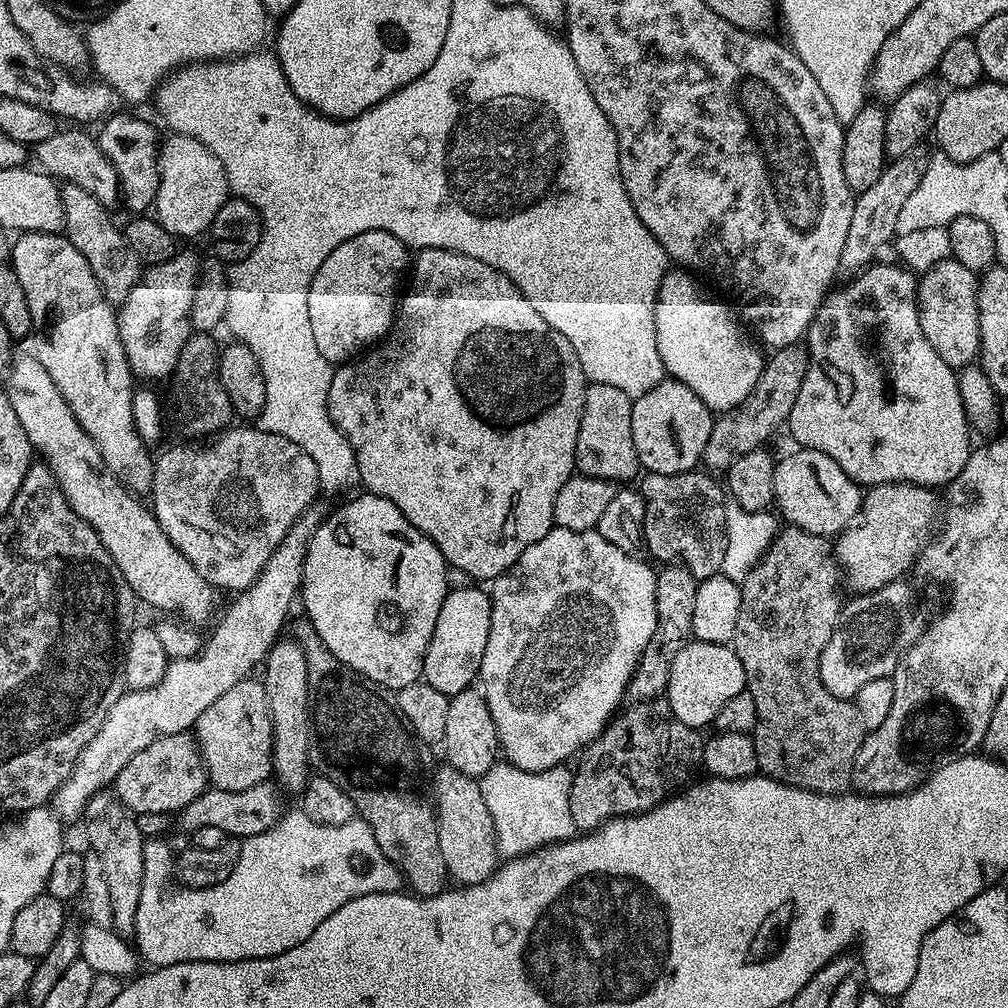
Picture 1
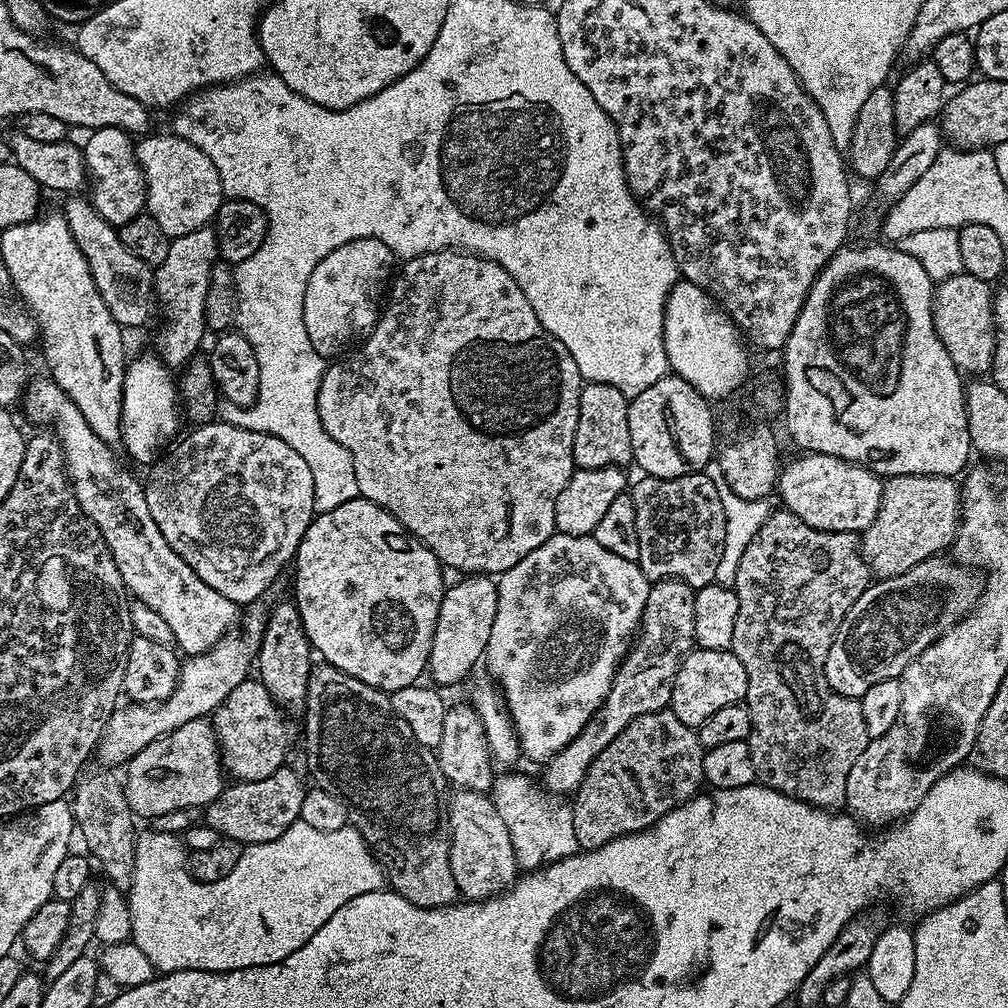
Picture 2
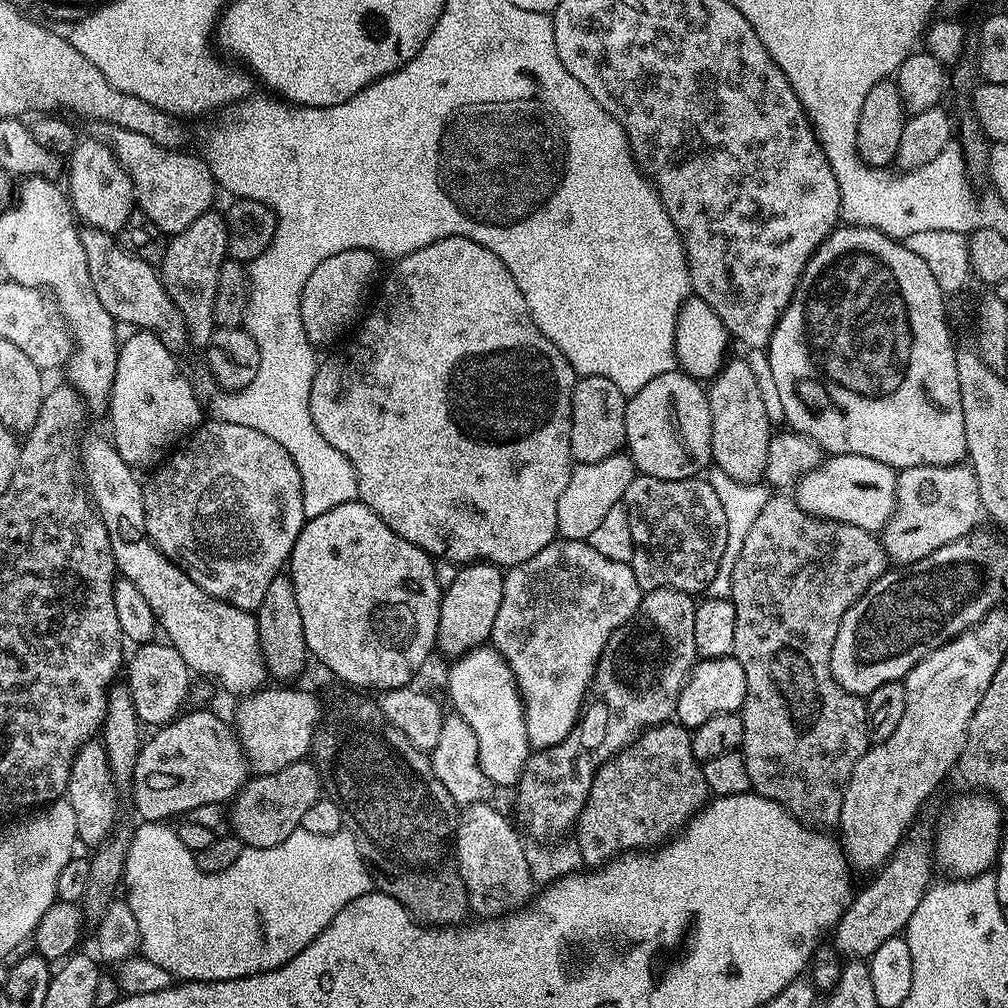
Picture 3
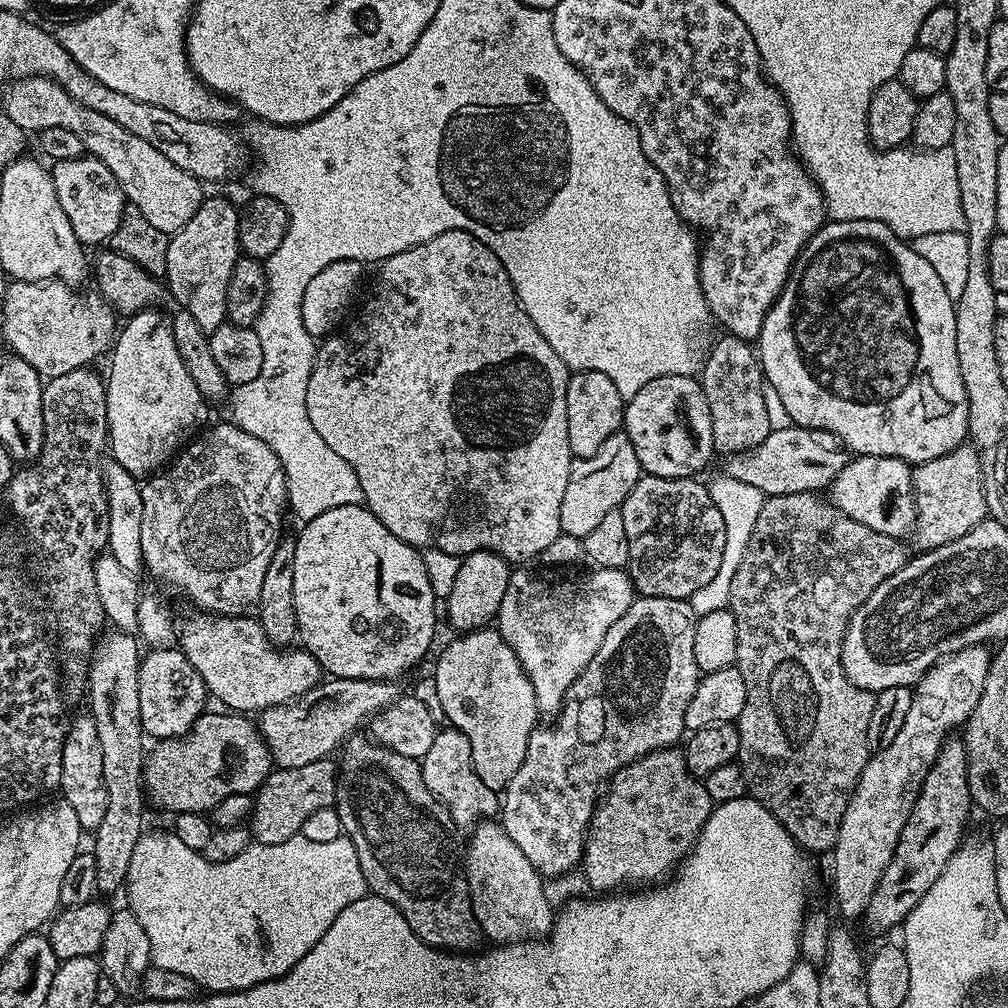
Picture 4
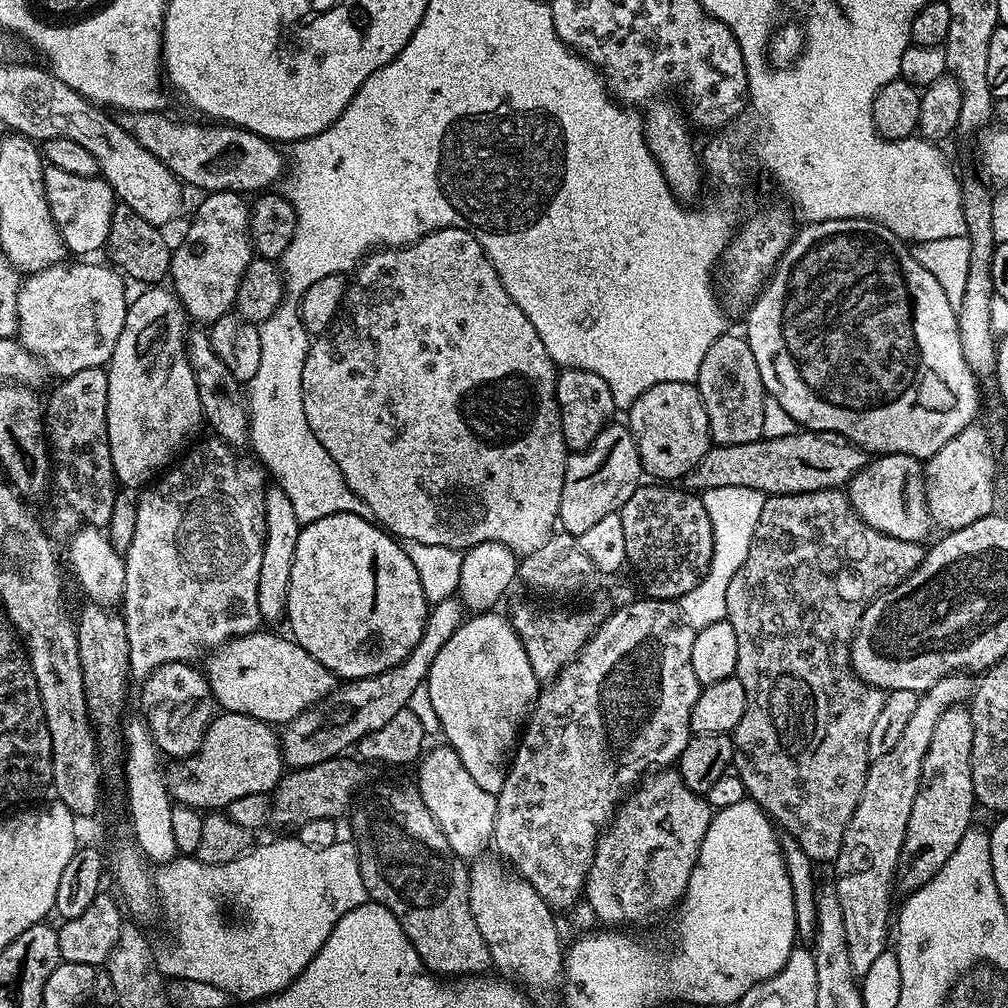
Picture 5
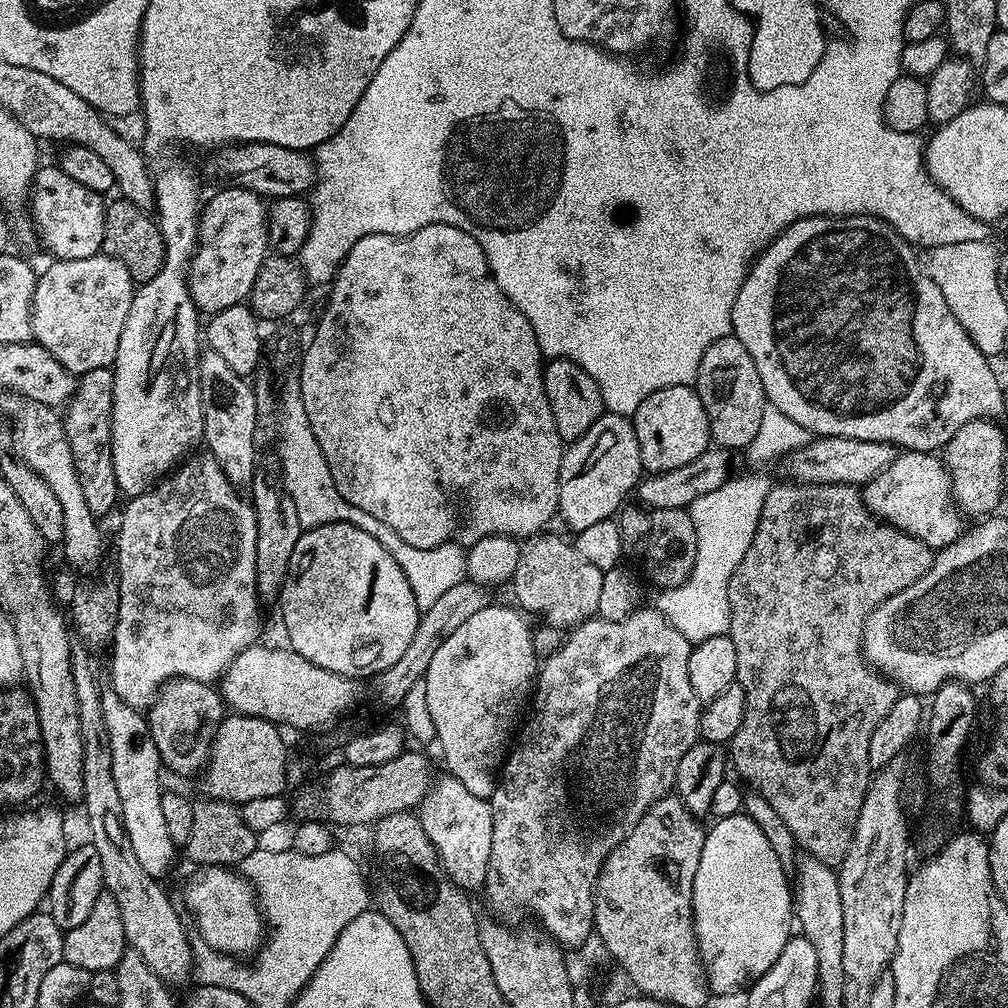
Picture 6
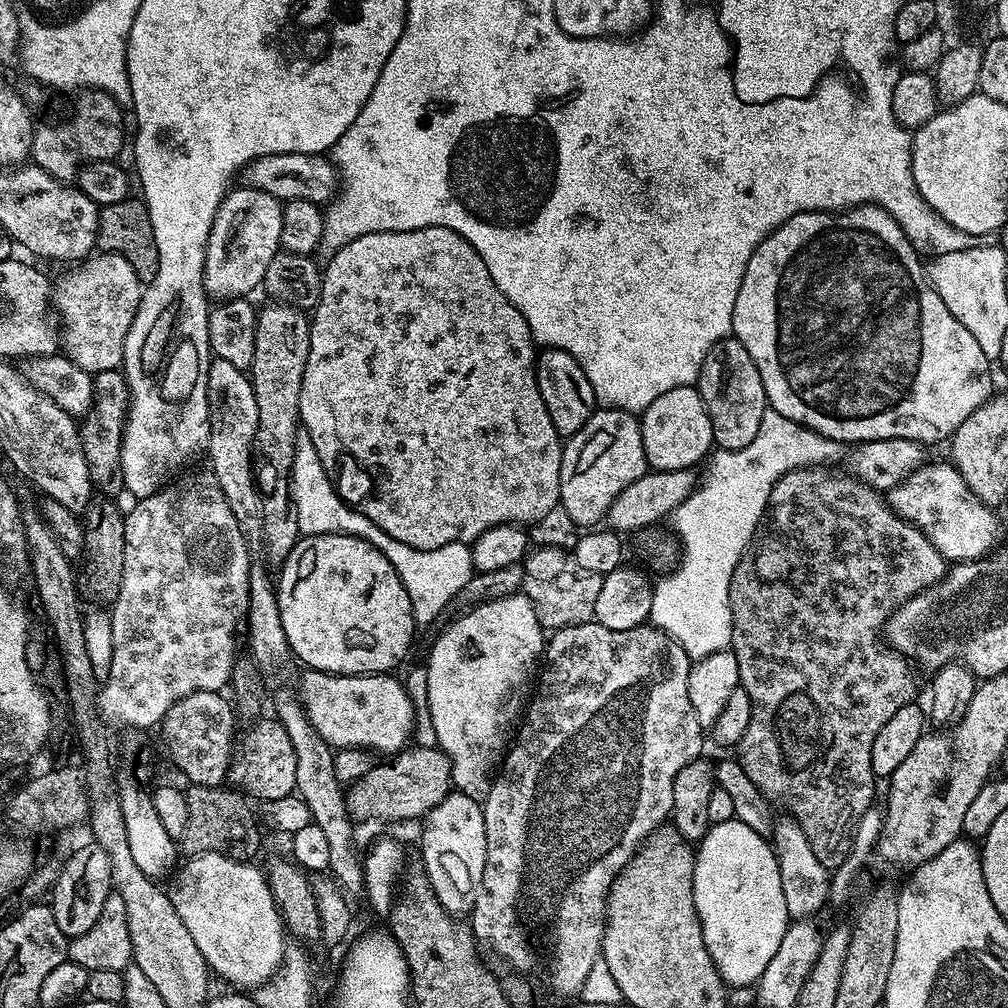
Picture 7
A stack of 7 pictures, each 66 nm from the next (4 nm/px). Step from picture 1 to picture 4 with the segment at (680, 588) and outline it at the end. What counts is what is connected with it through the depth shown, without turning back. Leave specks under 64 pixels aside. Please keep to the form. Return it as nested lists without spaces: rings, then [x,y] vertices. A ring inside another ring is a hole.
[[[640,596],[606,630],[598,654],[570,686],[564,704],[555,717],[553,728],[537,726],[530,734],[526,758],[518,766],[518,774],[510,778],[502,793],[498,823],[510,836],[510,842],[530,858],[541,877],[560,876],[584,859],[584,836],[594,814],[602,789],[612,775],[630,762],[659,748],[681,743],[685,735],[684,715],[690,698],[701,678],[698,662],[694,662],[694,630],[697,614],[688,600]]]

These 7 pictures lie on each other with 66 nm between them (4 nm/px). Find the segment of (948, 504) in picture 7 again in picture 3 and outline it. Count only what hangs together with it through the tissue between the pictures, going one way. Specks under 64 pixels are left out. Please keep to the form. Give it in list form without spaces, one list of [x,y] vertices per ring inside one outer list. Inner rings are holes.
[[[832,454],[796,483],[794,499],[797,506],[812,516],[846,522],[876,534],[888,525],[889,518],[896,513],[896,473],[897,469],[874,462],[874,458]]]

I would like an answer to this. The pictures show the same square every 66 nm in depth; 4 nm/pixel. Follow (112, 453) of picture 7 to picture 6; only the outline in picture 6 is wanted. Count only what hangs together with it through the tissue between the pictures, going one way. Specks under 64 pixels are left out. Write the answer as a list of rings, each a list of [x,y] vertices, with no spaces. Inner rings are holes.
[[[99,368],[83,373],[77,379],[76,393],[72,395],[62,412],[66,438],[72,443],[74,466],[78,470],[78,482],[82,482],[88,504],[98,518],[104,518],[104,515],[115,506],[116,499],[121,499],[122,496],[118,482],[114,478],[114,458],[112,457],[112,407],[114,406],[115,377],[116,373],[112,368]]]

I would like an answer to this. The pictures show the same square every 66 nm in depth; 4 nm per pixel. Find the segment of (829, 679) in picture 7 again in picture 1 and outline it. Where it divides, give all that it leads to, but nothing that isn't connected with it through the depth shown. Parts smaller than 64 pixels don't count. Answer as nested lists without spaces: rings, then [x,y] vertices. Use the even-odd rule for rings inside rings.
[[[791,526],[785,527],[785,529],[785,532],[784,529],[777,531],[776,538],[767,552],[764,553],[764,557],[752,567],[750,574],[740,584],[742,606],[738,610],[738,622],[734,626],[734,638],[730,647],[738,654],[738,662],[742,662],[746,690],[754,698],[754,707],[758,710],[758,722],[750,735],[754,742],[754,750],[758,750],[760,772],[769,776],[771,780],[777,780],[795,788],[805,788],[811,792],[821,792],[827,796],[835,796],[849,791],[852,783],[854,758],[858,754],[866,735],[862,722],[858,718],[855,703],[852,700],[843,700],[834,694],[830,694],[830,690],[826,690],[826,686],[822,686],[822,674],[820,673],[820,655],[822,650],[826,650],[826,642],[830,642],[842,615],[842,599],[840,600],[839,588],[839,584],[842,584],[842,573],[839,564],[836,562],[836,557],[833,555],[834,548],[829,537],[815,536],[806,530]]]

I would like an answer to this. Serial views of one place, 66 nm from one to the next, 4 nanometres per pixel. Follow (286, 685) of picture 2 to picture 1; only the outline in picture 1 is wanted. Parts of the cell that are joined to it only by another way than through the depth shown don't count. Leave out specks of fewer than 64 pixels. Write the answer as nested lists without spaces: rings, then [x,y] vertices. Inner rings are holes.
[[[280,638],[264,657],[262,671],[262,683],[272,719],[272,776],[285,793],[300,794],[310,779],[308,751],[312,748],[306,654],[295,639]]]

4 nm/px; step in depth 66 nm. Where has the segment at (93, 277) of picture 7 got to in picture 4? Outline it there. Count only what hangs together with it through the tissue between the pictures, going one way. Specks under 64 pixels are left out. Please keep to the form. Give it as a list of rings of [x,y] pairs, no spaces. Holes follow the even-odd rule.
[[[12,280],[8,286],[8,292],[2,298],[4,304],[4,340],[9,344],[11,351],[22,357],[26,362],[30,362],[30,366],[34,366],[34,370],[42,378],[51,378],[53,376],[61,376],[62,374],[70,374],[70,370],[78,370],[79,368],[87,368],[100,355],[107,353],[113,347],[114,337],[118,332],[117,313],[105,302],[104,297],[100,295],[99,291],[91,290],[92,292],[76,292],[80,290],[73,290],[69,285],[62,283],[61,280]]]

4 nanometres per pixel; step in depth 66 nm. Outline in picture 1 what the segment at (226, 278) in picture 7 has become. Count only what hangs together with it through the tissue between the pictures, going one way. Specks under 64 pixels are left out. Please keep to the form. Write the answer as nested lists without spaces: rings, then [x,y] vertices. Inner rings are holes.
[[[177,251],[166,262],[143,269],[140,281],[130,290],[116,312],[118,334],[126,350],[133,377],[140,382],[167,381],[178,366],[178,354],[194,335],[192,307],[194,290],[202,271],[201,257],[192,252]]]

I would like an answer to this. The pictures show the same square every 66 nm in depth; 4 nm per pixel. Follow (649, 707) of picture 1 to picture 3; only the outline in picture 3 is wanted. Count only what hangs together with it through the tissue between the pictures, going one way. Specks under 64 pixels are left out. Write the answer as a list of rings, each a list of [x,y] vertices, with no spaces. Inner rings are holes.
[[[679,722],[647,728],[641,736],[636,737],[634,743],[627,744],[594,774],[590,794],[574,825],[574,839],[581,861],[589,869],[594,869],[626,852],[651,850],[671,840],[709,800],[710,793],[701,761],[694,758],[691,731],[683,728]]]

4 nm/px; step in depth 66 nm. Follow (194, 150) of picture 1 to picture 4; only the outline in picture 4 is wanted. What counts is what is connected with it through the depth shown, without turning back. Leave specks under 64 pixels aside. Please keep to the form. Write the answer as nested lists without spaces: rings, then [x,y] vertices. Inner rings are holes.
[[[27,76],[24,80],[9,83],[6,91],[8,93],[4,96],[2,110],[11,120],[18,122],[18,126],[22,126],[25,133],[39,134],[42,130],[54,130],[55,128],[70,130],[70,134],[75,134],[82,141],[87,155],[96,156],[102,162],[106,162],[110,174],[114,174],[114,178],[118,178],[122,186],[125,201],[139,210],[142,218],[147,218],[158,230],[169,234],[182,230],[182,226],[186,226],[186,222],[194,218],[198,206],[206,199],[205,185],[197,176],[182,170],[182,166],[174,166],[174,162],[170,162],[166,154],[154,150],[150,142],[145,142],[143,138],[130,134],[130,130],[118,126],[118,122],[106,118],[106,114],[98,114],[98,110],[90,110],[90,106],[82,106],[82,102],[66,94],[64,87],[57,84],[55,80],[48,80],[45,76]]]

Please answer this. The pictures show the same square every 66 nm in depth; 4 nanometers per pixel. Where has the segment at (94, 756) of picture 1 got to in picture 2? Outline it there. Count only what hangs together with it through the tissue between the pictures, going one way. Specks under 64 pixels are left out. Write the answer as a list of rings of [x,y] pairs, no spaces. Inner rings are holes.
[[[260,602],[251,605],[243,613],[238,630],[226,633],[209,652],[188,656],[181,663],[180,677],[170,698],[166,698],[161,704],[128,702],[117,707],[98,745],[98,757],[100,756],[101,762],[104,763],[101,765],[127,765],[128,761],[133,760],[143,748],[150,746],[150,742],[170,734],[170,730],[178,730],[178,726],[185,722],[211,717],[217,706],[228,697],[230,690],[234,690],[234,686],[249,679],[251,672],[248,671],[253,671],[256,655],[260,652],[264,627],[268,621],[265,605],[262,605]]]

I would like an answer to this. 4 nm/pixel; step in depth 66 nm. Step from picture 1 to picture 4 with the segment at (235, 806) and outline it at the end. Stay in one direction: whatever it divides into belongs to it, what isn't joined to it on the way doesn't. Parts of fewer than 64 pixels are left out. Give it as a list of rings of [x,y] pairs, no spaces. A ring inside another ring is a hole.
[[[331,759],[297,768],[276,768],[255,793],[250,817],[251,839],[257,844],[277,844],[300,835],[302,822],[306,822],[310,814],[335,805],[337,787],[338,768]]]

